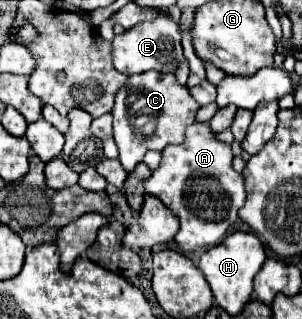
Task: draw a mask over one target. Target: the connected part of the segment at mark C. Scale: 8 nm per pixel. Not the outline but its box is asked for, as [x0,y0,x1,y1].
[113,72,199,172]

